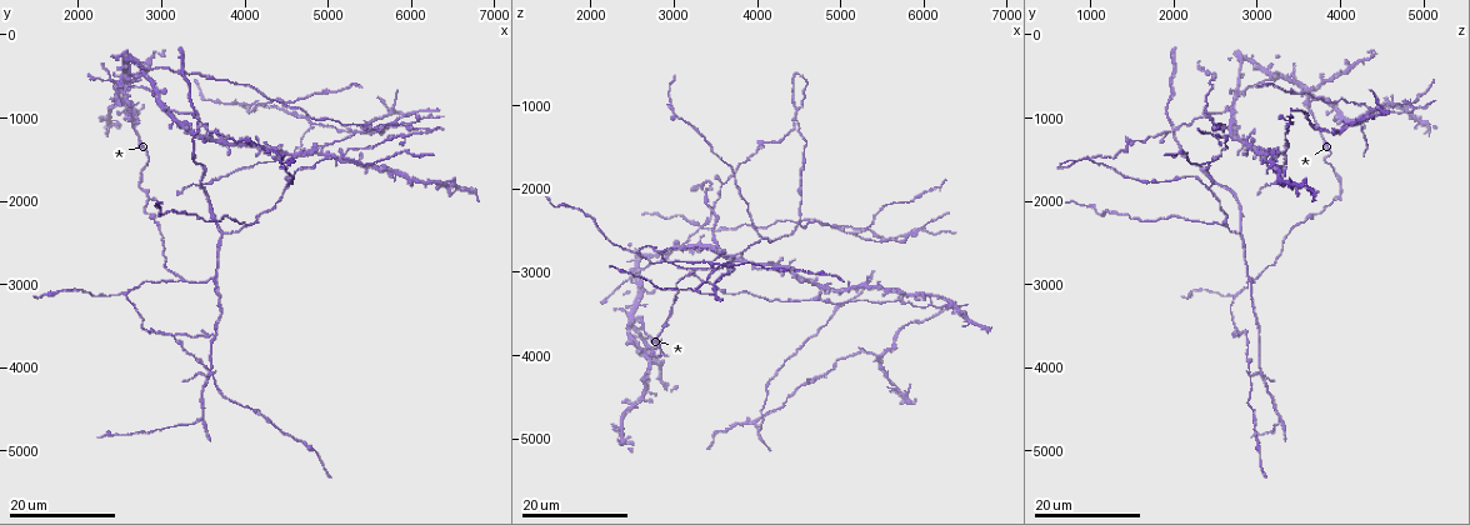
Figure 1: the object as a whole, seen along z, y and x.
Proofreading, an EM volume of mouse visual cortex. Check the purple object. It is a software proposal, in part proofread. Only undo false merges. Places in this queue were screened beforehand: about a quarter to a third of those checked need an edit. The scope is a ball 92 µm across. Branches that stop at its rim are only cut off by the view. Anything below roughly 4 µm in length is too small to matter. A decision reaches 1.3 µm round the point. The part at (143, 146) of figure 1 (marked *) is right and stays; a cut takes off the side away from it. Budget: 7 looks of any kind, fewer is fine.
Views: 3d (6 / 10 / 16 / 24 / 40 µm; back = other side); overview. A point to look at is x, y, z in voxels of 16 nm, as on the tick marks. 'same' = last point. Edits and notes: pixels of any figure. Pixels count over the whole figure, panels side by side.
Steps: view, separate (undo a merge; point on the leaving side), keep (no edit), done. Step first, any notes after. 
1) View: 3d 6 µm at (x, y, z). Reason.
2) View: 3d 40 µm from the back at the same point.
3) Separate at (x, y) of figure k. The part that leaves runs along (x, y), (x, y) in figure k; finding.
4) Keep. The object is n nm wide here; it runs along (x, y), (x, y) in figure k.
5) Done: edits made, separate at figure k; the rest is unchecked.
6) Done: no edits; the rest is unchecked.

View: 3d 24 µm at (3100, 900, 2700).

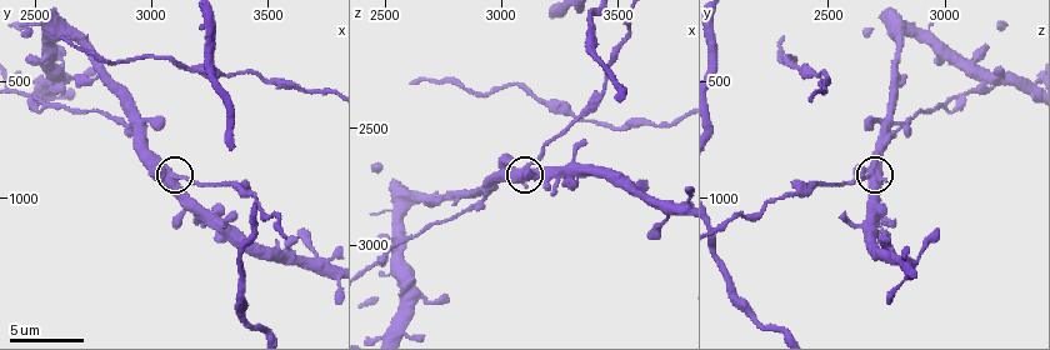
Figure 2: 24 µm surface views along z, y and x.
View: 3d 6 µm at (3120, 900, 2650).

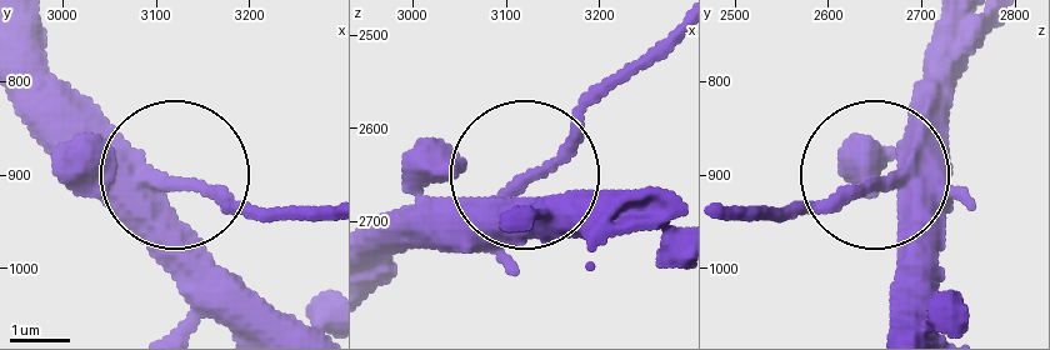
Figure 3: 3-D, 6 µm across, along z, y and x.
View: 3d 6 µm from the back at (3115, 910, 2660).

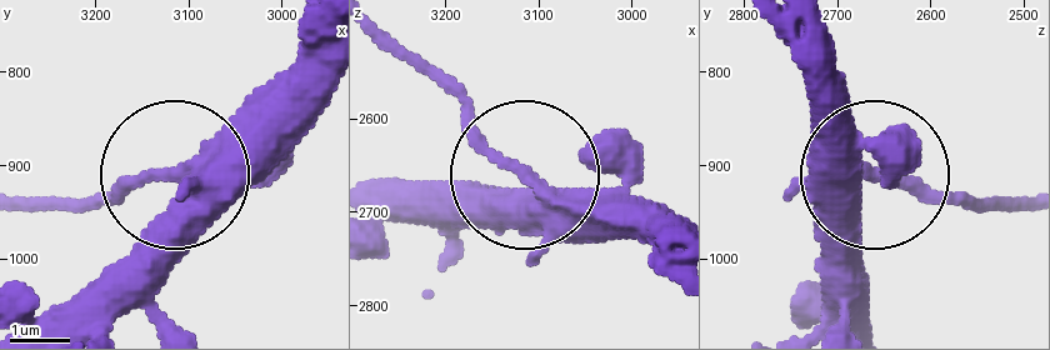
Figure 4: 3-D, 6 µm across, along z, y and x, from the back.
Keep. The object is 360 nm wide here; it runs along (781, 33), (870, 173), (841, 326) in figure 4; continuous, no second cell.

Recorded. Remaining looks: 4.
View: 3d 16 µm at (3500, 4650, 3300). Branch point.

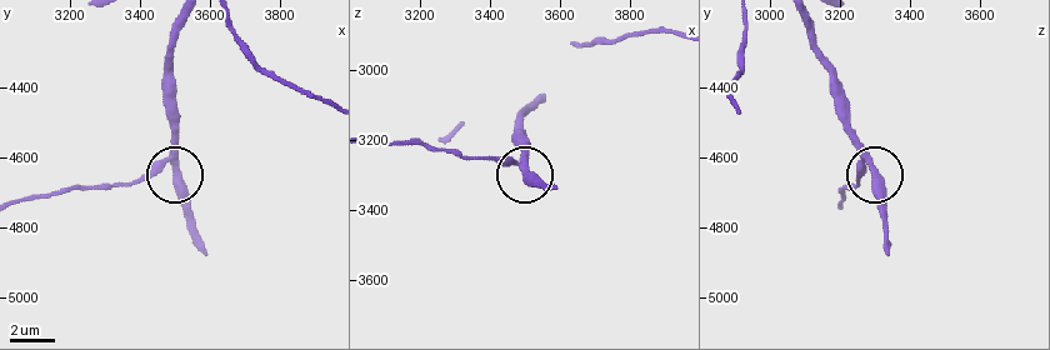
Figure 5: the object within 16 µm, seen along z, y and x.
View: 3d 6 µm at (3470, 4630, 3260). Zoom in.

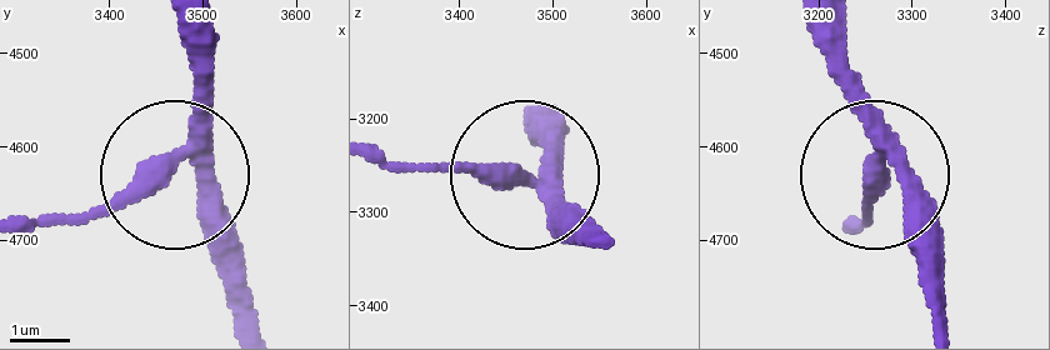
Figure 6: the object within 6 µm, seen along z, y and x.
Keep. It runs along (193, 25), (179, 170), (233, 259) in figure 6; continuous, no second cell.

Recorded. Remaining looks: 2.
View: 3d 24 µm at (2550, 3100, 2750). A fork.

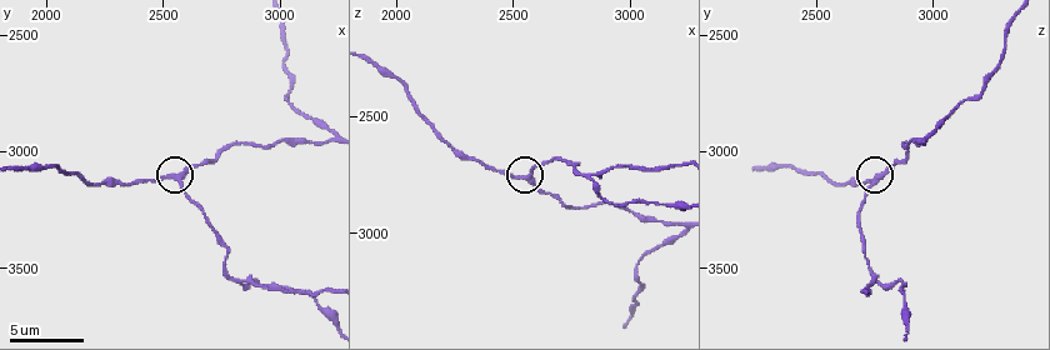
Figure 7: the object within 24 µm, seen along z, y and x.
View: 3d 6 µm at (2560, 3100, 2770). Zoom in.

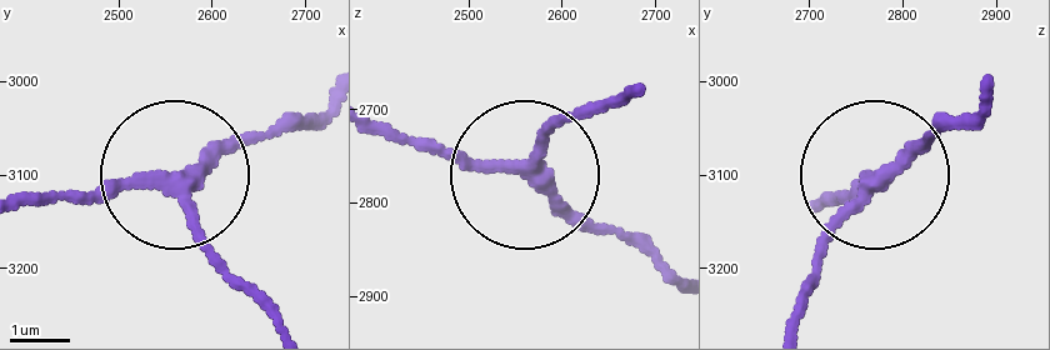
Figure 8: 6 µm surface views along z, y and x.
Keep. It runs along (325, 94), (176, 174), (28, 199) in figure 8; one cell here.

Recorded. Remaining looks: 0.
Done: no edits; the rest is unchecked.

